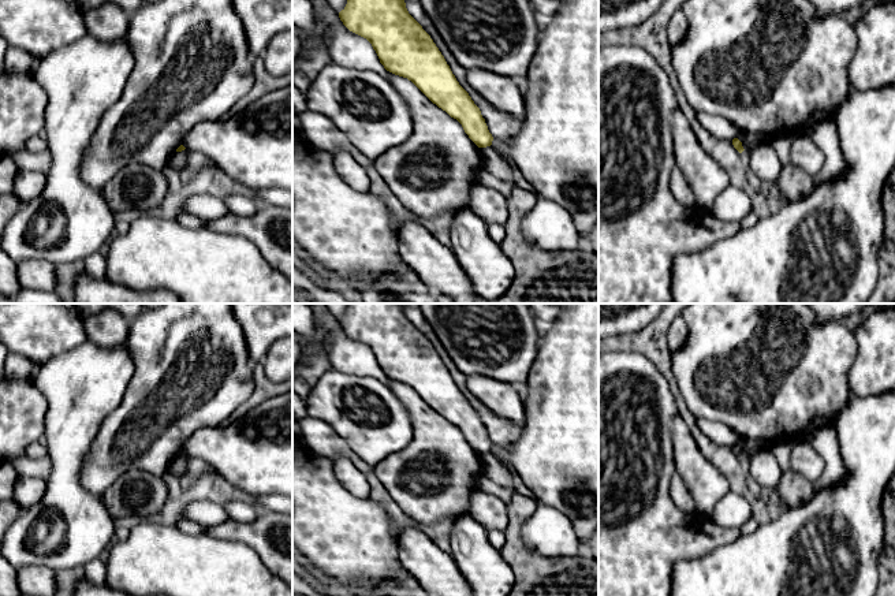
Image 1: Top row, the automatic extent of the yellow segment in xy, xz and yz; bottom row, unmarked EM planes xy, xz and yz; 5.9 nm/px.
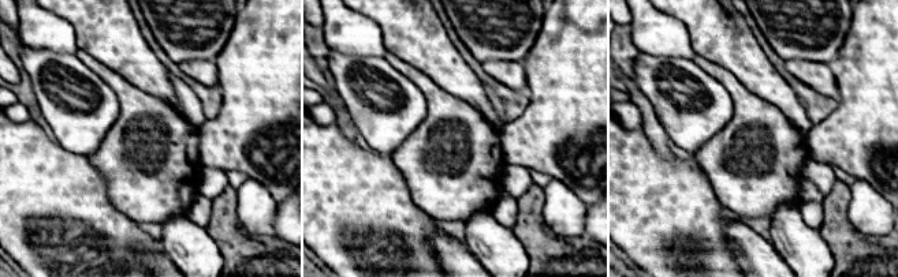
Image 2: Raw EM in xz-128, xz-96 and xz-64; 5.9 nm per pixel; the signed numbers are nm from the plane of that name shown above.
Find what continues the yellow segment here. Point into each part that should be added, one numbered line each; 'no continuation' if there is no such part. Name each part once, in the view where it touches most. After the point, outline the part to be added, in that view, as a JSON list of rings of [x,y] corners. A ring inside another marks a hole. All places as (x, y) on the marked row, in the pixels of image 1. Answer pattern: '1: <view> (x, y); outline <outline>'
no continuation

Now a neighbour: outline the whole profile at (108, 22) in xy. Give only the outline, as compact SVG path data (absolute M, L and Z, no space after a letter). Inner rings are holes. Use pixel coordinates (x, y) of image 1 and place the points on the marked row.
M107 3L83 14L87 36L102 42L126 38L130 15L119 5Z

